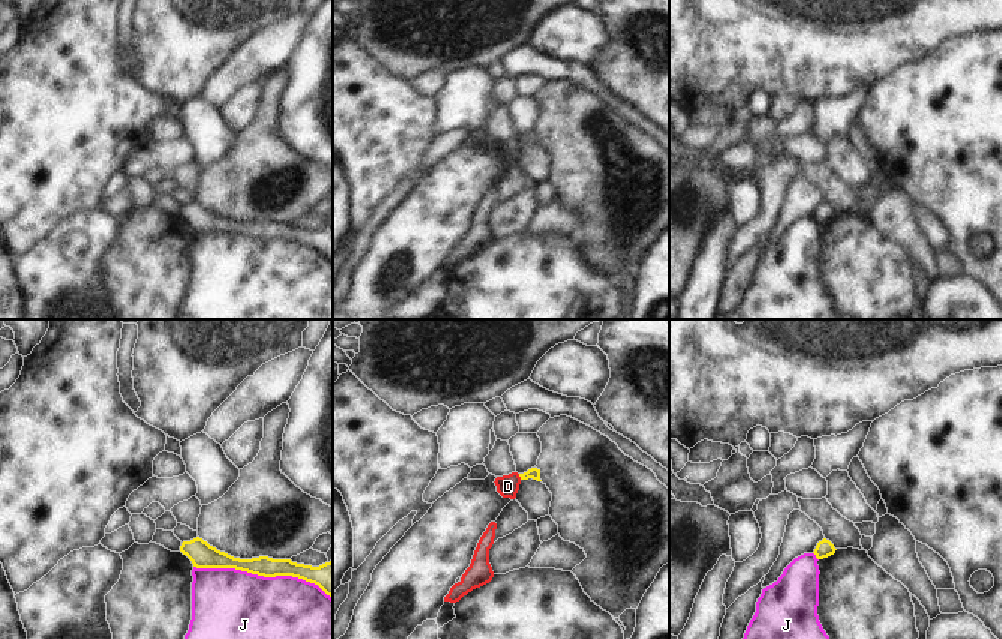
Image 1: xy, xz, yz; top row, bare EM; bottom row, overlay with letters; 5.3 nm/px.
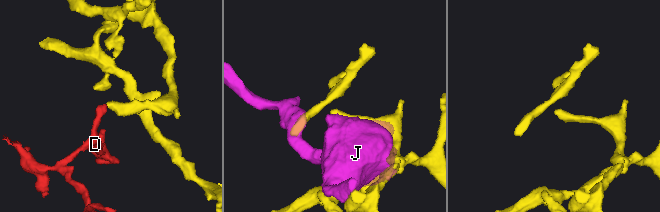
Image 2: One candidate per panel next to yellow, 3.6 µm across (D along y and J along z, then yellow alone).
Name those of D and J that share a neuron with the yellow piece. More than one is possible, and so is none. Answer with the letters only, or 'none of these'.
none of these

